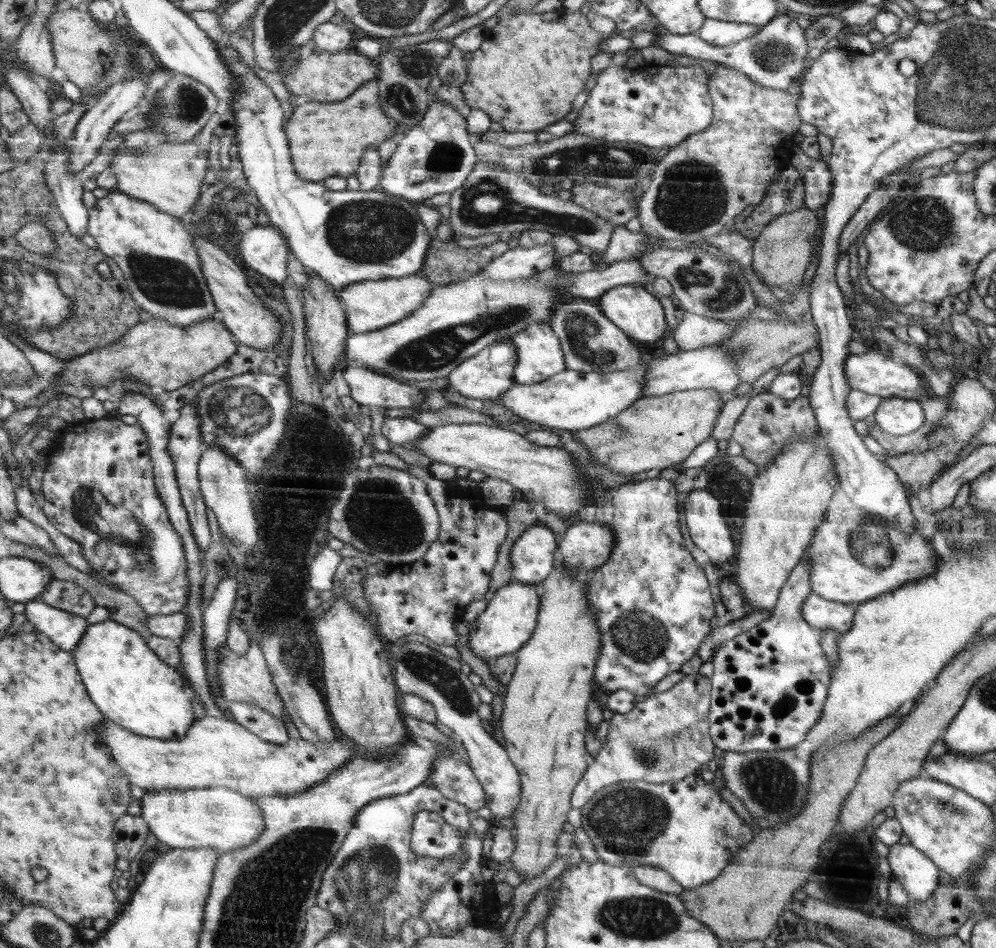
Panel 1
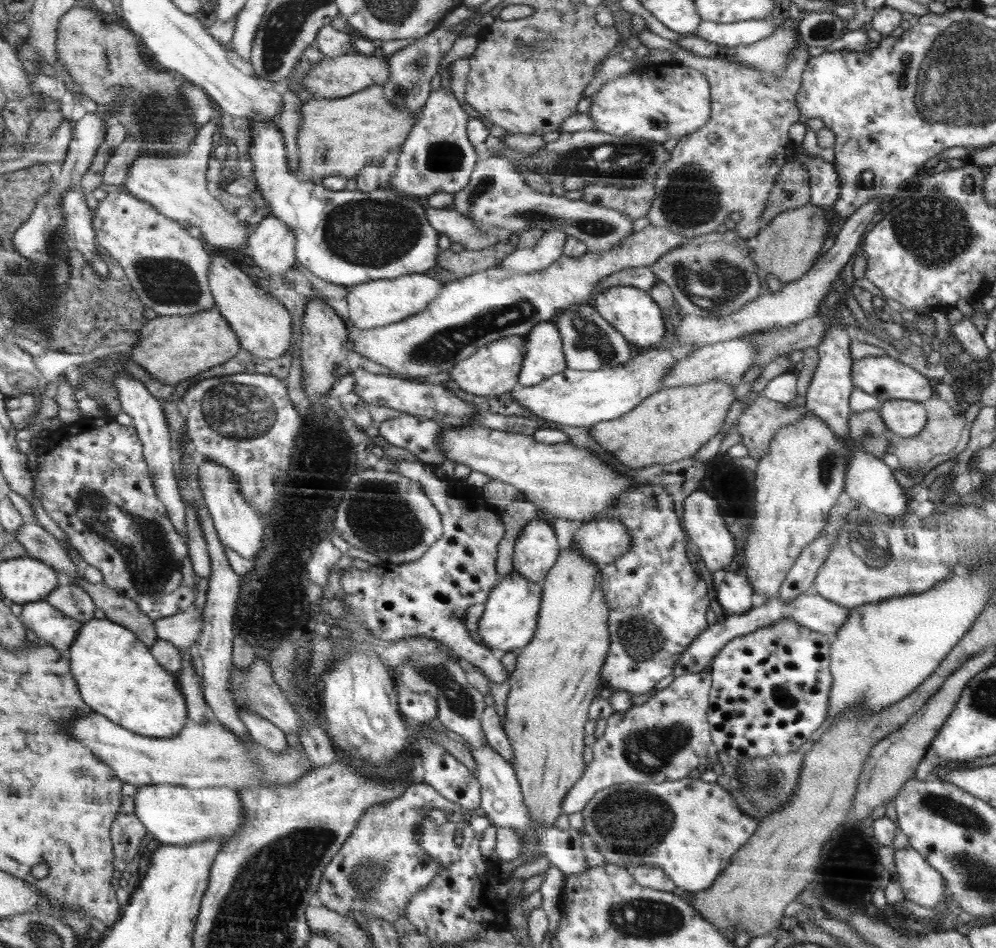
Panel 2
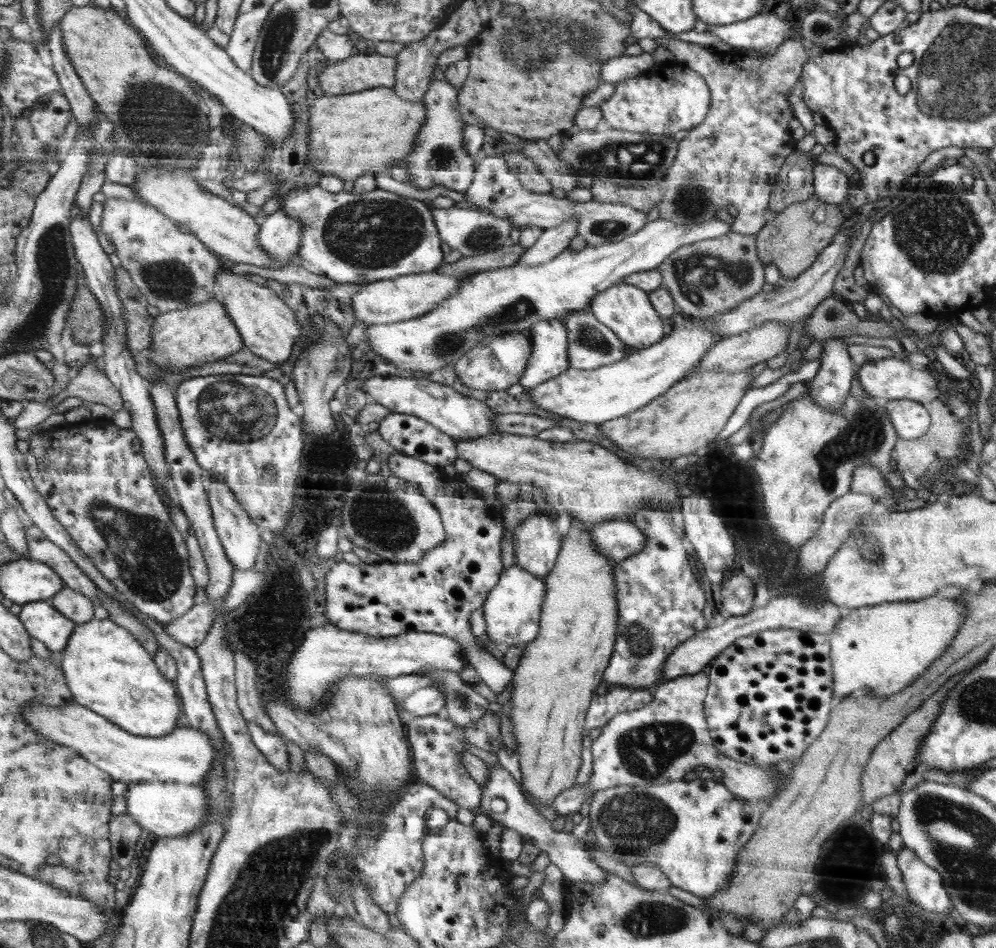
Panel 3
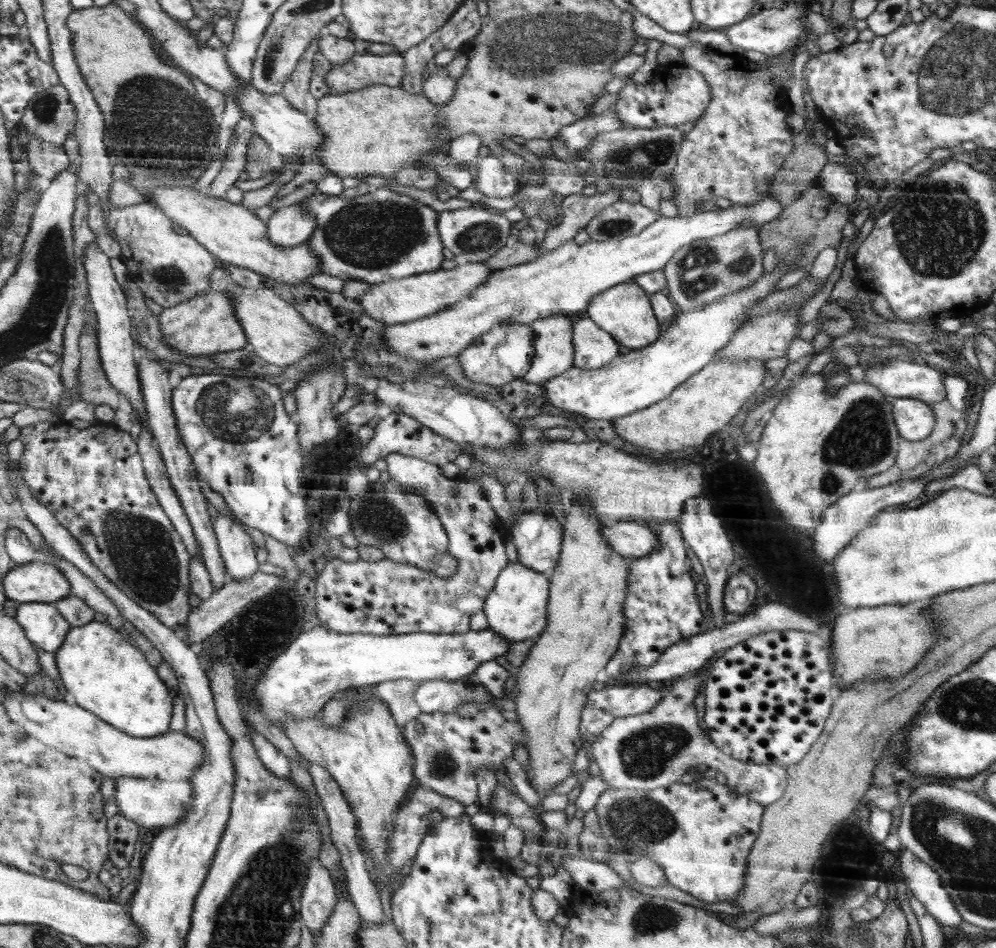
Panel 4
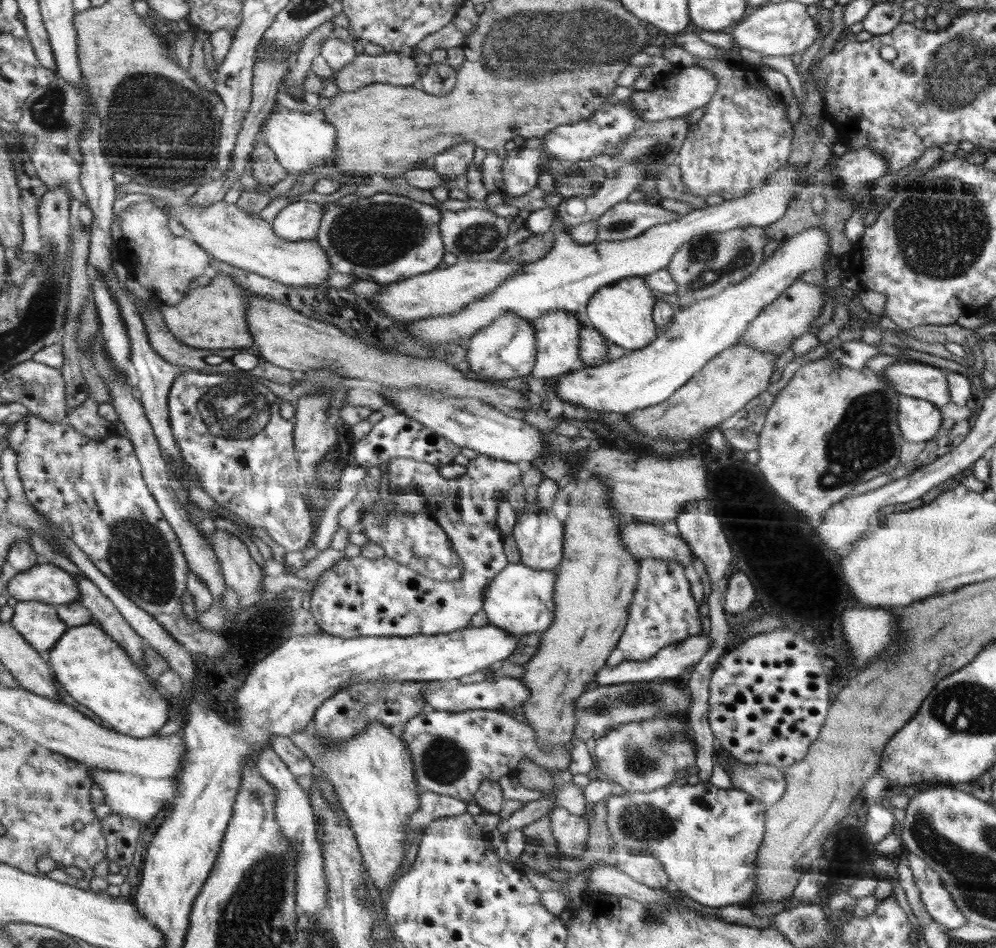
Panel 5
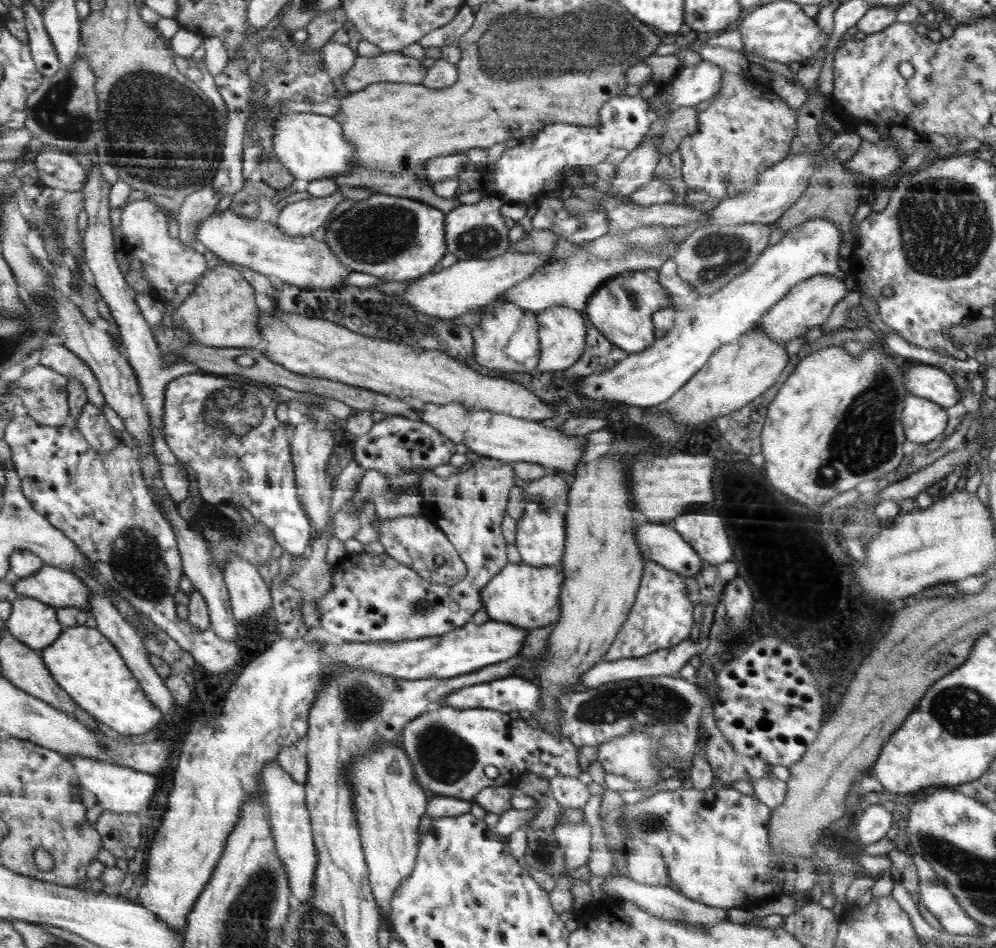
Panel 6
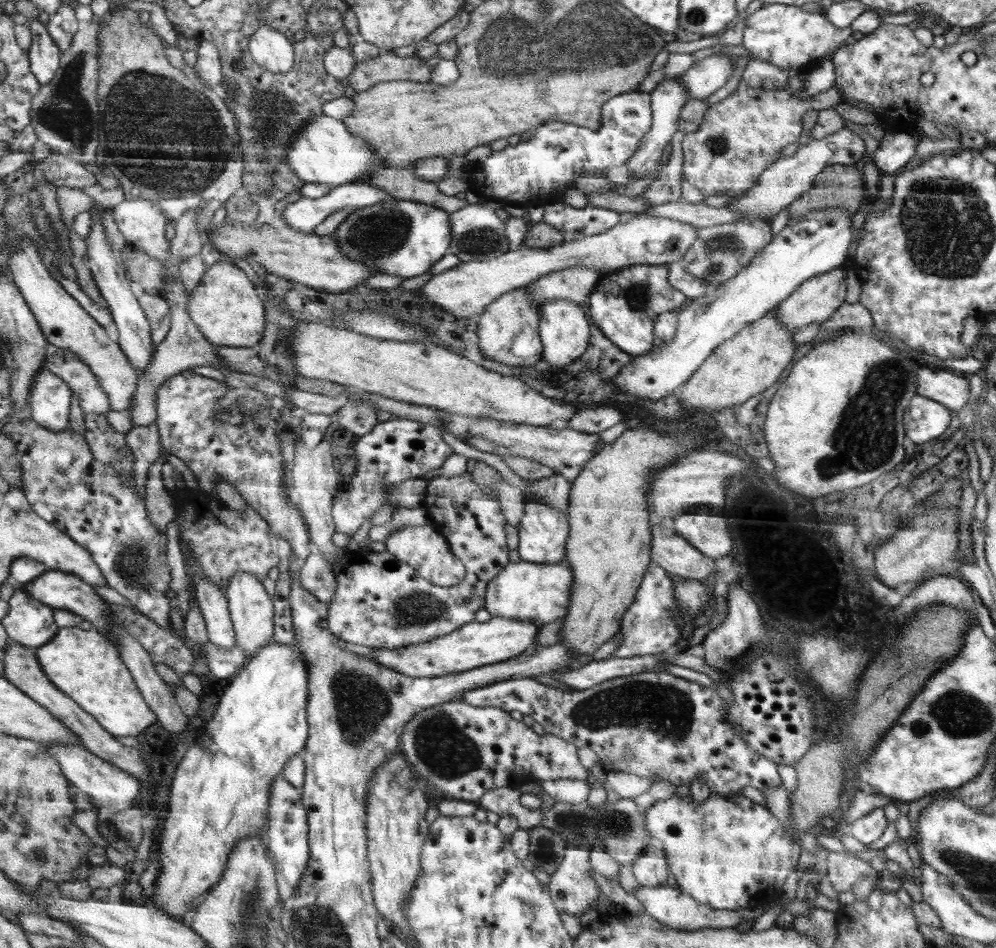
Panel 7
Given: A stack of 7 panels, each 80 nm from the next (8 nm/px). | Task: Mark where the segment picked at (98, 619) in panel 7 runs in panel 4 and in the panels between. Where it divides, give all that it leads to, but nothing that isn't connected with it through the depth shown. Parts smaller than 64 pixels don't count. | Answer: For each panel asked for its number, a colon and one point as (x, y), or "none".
4: (40, 581)
5: (46, 582)
6: (56, 587)

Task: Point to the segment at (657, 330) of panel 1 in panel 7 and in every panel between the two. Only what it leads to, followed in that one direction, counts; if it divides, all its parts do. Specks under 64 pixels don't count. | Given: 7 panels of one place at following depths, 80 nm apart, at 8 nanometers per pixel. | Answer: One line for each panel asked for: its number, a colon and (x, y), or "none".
2: (635, 314)
3: (627, 310)
4: (625, 311)
5: (622, 312)
6: (622, 309)
7: (624, 305)

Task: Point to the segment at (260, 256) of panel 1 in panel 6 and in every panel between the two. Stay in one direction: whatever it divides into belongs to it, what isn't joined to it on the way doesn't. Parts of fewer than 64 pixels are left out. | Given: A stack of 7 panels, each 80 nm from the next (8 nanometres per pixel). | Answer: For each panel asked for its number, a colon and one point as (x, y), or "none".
2: (272, 245)
3: (281, 236)
4: (290, 226)
5: (299, 220)
6: (306, 217)

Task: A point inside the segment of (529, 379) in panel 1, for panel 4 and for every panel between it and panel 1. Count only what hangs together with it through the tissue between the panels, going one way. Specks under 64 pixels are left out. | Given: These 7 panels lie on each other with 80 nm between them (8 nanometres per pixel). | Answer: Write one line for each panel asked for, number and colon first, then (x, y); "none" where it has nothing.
2: (544, 357)
3: (550, 355)
4: (553, 342)

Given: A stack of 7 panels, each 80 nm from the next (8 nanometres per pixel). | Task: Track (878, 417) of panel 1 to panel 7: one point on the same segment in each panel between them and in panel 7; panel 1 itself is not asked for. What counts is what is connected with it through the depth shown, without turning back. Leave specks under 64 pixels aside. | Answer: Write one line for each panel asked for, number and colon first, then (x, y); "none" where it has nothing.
2: (905, 418)
3: (909, 417)
4: (915, 419)
5: (920, 419)
6: (924, 419)
7: (925, 419)

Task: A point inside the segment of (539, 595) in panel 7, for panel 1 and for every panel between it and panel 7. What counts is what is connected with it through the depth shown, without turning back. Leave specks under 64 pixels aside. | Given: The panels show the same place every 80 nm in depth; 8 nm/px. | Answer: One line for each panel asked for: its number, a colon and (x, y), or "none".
1: (507, 624)
2: (512, 613)
3: (512, 610)
4: (517, 608)
5: (519, 600)
6: (521, 594)

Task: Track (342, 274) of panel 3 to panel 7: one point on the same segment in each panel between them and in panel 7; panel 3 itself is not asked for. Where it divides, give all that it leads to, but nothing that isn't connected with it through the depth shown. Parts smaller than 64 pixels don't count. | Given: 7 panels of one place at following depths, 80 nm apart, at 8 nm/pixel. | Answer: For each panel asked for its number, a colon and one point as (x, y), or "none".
4: (382, 235)
5: (386, 238)
6: (395, 238)
7: (401, 237)

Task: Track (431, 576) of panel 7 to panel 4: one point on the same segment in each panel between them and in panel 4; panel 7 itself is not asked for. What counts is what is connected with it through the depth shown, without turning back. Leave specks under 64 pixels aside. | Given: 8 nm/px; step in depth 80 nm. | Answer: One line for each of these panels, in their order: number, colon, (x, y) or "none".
4: (400, 522)
5: (415, 539)
6: (413, 540)

